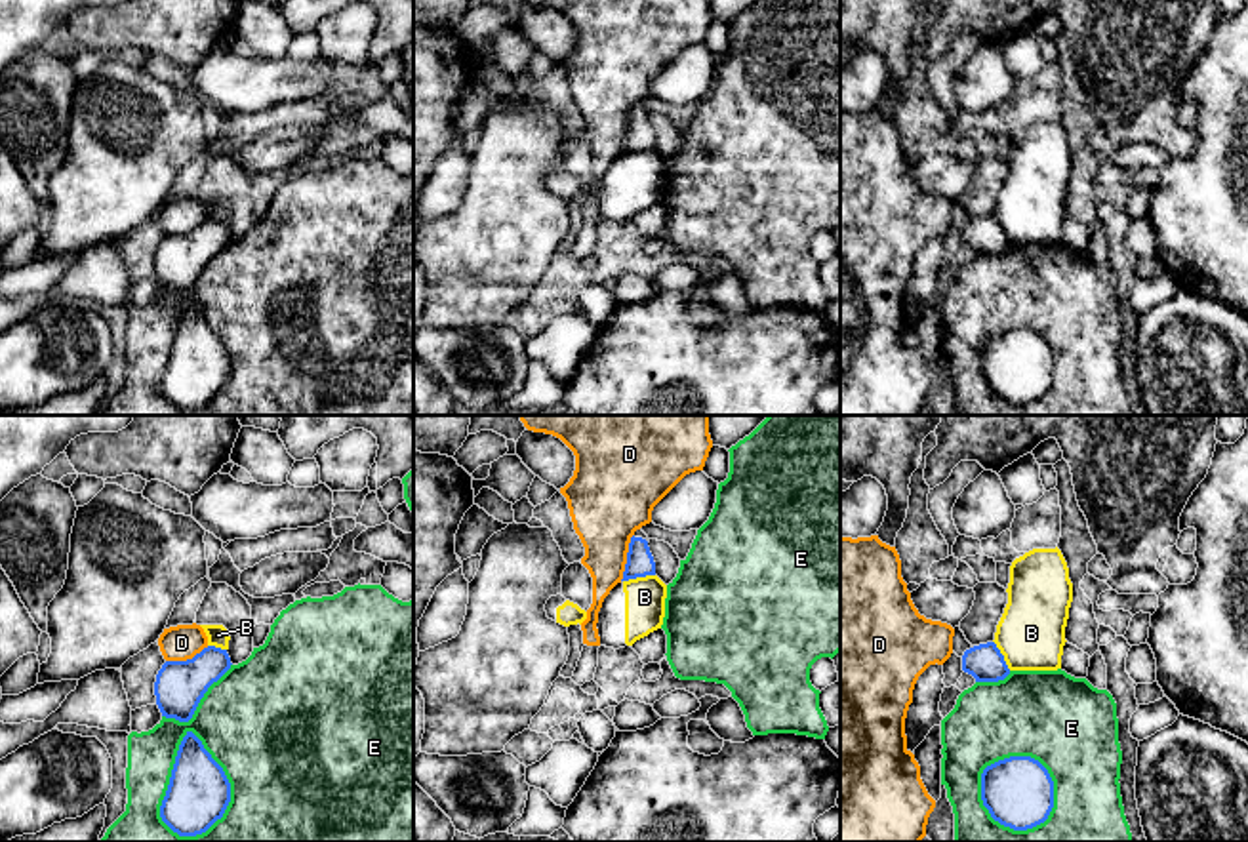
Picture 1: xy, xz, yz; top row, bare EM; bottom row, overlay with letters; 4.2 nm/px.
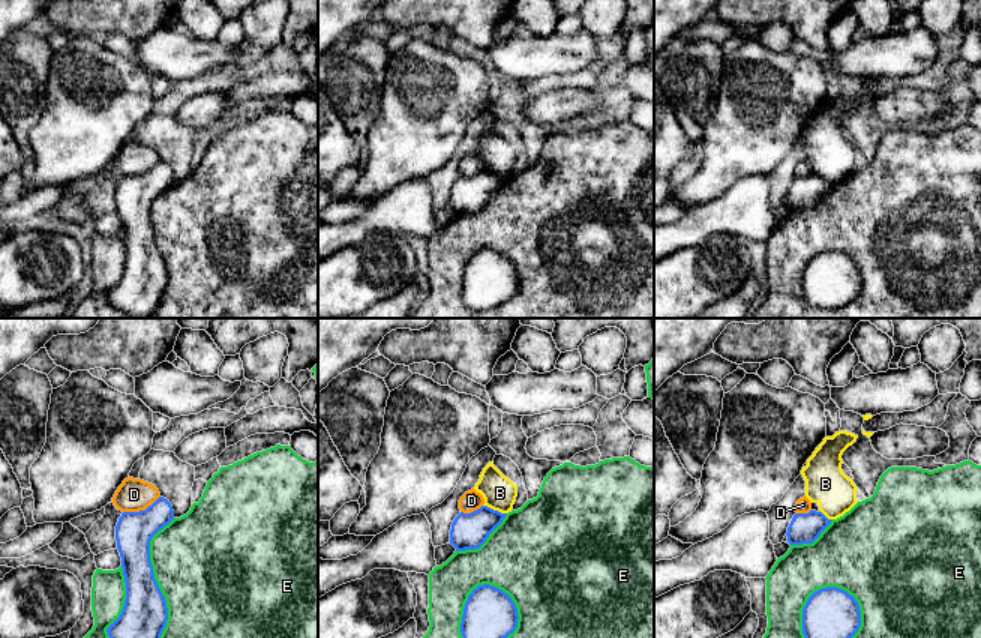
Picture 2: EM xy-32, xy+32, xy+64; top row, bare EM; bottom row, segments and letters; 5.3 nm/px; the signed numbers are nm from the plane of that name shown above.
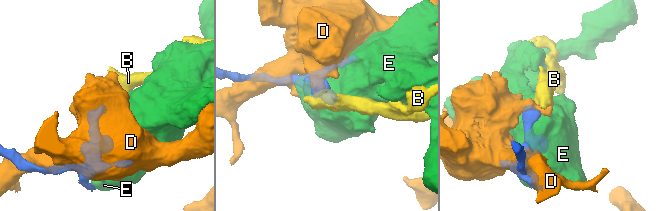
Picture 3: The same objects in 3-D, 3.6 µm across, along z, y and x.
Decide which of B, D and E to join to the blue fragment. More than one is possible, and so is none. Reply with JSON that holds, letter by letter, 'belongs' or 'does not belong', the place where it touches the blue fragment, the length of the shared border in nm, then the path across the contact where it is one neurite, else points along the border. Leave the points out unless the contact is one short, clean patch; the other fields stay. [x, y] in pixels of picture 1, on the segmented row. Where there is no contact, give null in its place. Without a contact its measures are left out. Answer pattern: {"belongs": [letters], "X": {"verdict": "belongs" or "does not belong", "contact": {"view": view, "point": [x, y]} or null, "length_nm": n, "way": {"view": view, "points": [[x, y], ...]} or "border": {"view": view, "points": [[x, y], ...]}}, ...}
{"belongs": [], "B": {"verdict": "does not belong", "contact": {"view": "xz", "point": [639, 576]}, "length_nm": 140, "border": {"view": "xz", "points": [[654, 574], [624, 581]]}}, "D": {"verdict": "does not belong", "contact": {"view": "xz", "point": [627, 557]}, "length_nm": 200}, "E": {"verdict": "does not belong", "contact": {"view": "xy", "point": [170, 783]}, "length_nm": 460}}

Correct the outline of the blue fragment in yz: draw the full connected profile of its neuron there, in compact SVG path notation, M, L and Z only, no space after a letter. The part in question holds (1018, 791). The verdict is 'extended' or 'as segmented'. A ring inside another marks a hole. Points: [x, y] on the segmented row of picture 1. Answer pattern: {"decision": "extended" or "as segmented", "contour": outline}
{"decision": "as segmented", "contour": "M1010 756L981 773L981 800L991 817L1014 831L1044 823L1054 808L1054 781L1031 756Z"}

